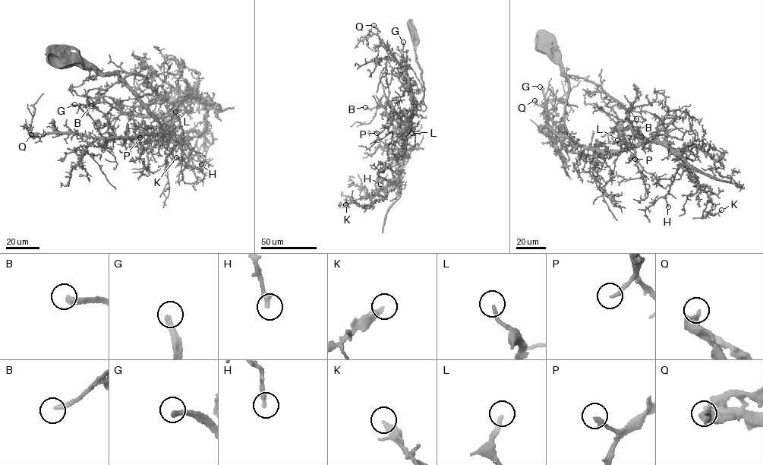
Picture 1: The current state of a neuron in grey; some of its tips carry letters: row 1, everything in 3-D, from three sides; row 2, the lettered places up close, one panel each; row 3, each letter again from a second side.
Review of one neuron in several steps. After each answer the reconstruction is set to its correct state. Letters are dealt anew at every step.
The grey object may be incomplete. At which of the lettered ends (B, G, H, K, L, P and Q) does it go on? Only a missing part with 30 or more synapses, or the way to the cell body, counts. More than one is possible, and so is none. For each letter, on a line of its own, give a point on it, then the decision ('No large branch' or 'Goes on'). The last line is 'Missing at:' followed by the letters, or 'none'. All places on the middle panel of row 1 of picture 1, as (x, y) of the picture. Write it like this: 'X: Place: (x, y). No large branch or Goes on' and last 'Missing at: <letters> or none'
B: Place: (365, 107). No large branch
G: Place: (403, 42). Goes on
H: Place: (380, 184). No large branch
K: Place: (345, 204). No large branch
L: Place: (411, 133). Goes on
P: Place: (376, 133). Goes on
Q: Place: (373, 25). No large branch
Missing at: G, L, P

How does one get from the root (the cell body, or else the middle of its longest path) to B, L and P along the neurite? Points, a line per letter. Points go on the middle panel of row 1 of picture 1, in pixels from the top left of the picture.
B: (413, 32), (424, 93), (414, 107), (403, 137), (389, 119), (384, 96), (375, 106), (365, 107)
L: (413, 32), (411, 39), (424, 90), (420, 101), (414, 107), (410, 128), (404, 138), (411, 133)
P: (413, 32), (415, 57), (423, 83), (422, 99), (414, 107), (410, 128), (403, 137), (391, 124), (376, 133)

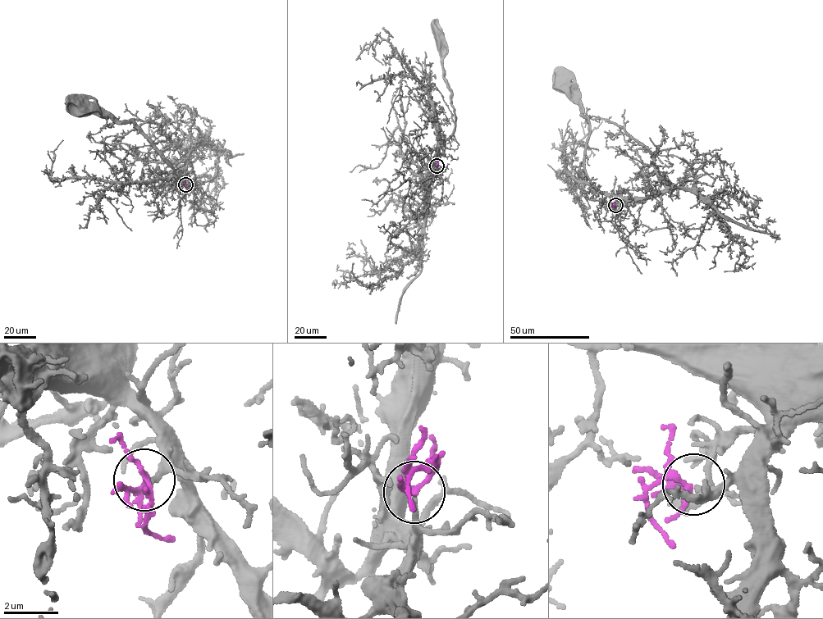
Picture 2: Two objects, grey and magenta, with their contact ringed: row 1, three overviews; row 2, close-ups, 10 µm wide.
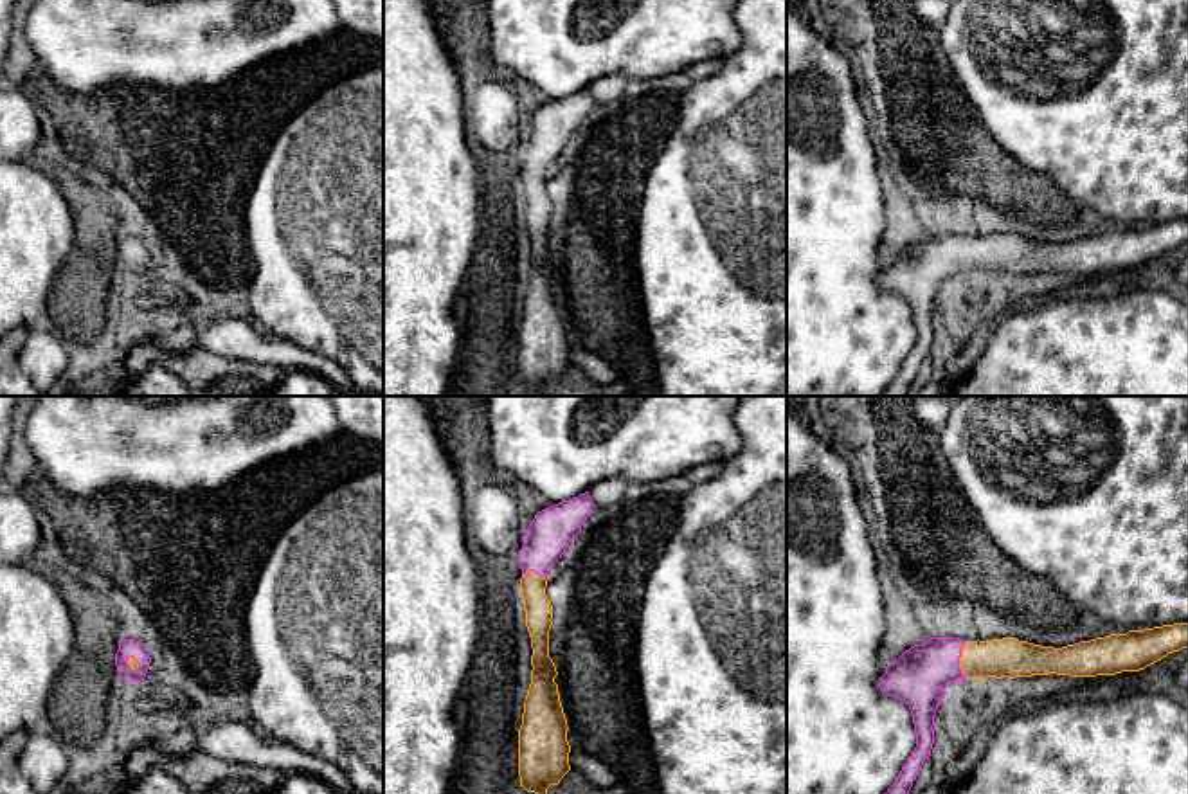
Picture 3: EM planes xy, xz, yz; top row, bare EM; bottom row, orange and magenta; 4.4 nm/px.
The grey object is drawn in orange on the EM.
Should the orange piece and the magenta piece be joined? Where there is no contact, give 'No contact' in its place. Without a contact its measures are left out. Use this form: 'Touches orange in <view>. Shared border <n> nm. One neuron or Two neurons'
Touches orange in yz. Shared border 170 nm. One neuron

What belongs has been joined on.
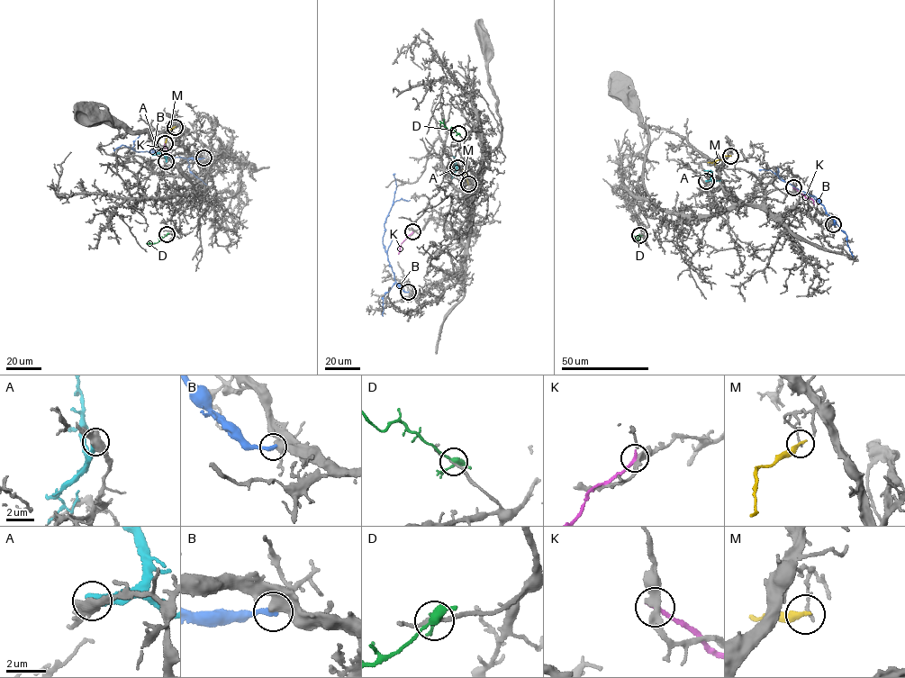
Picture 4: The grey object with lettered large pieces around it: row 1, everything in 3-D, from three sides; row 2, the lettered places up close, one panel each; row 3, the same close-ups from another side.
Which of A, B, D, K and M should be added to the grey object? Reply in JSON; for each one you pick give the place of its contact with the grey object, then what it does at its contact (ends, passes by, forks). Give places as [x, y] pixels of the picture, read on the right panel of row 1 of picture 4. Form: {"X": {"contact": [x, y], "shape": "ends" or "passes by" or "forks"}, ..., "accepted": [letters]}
{"accepted": []}

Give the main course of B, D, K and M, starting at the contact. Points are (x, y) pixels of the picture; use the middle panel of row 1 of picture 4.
B: (408, 292), (395, 281), (383, 241), (384, 223), (396, 186), (393, 174)
D: (457, 133), (442, 122), (439, 125)
K: (412, 232), (401, 244), (398, 254)
M: (467, 184), (465, 176), (466, 163)

